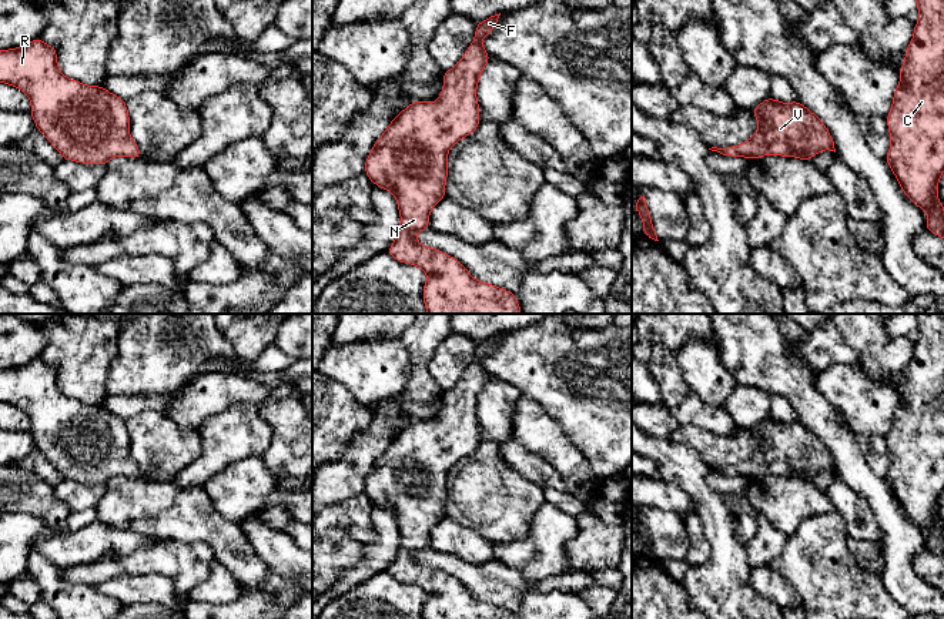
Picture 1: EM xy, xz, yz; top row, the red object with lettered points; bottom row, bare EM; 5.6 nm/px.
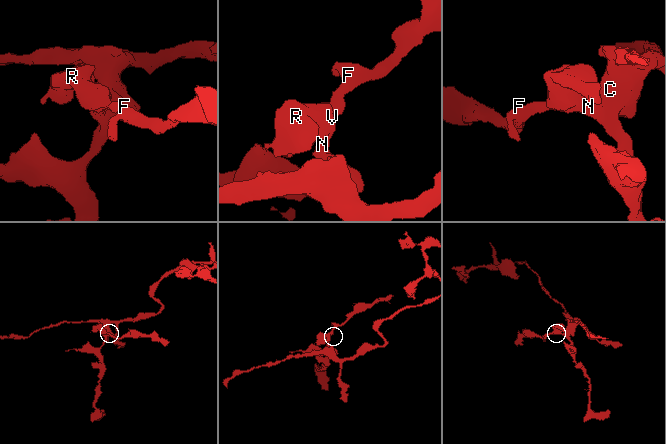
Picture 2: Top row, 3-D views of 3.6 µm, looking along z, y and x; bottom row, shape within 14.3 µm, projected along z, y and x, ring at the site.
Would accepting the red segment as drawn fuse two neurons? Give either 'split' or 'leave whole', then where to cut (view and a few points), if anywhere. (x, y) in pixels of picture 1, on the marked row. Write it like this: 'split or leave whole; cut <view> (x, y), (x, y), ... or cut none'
leave whole; cut none

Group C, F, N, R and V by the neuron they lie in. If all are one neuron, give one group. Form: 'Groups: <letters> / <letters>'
Groups: C F N R V

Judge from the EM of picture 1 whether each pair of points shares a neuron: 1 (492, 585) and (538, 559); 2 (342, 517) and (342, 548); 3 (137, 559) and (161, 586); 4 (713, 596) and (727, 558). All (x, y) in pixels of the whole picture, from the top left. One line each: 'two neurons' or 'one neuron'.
1: two neurons
2: two neurons
3: two neurons
4: one neuron

